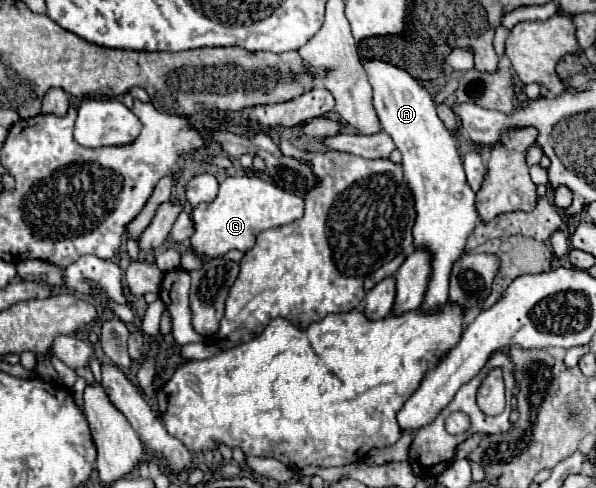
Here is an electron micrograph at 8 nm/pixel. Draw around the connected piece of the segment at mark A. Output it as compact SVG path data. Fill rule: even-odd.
M382 61L364 63L368 81L372 85L374 107L382 129L394 139L396 147L402 151L404 179L412 187L416 199L416 223L412 229L414 245L428 247L432 251L432 277L422 301L426 311L436 311L448 301L448 277L454 261L464 253L464 243L472 233L478 209L474 205L474 191L470 189L464 167L458 161L458 149L452 133L440 123L432 95L426 87L412 79L406 71L392 67Z

